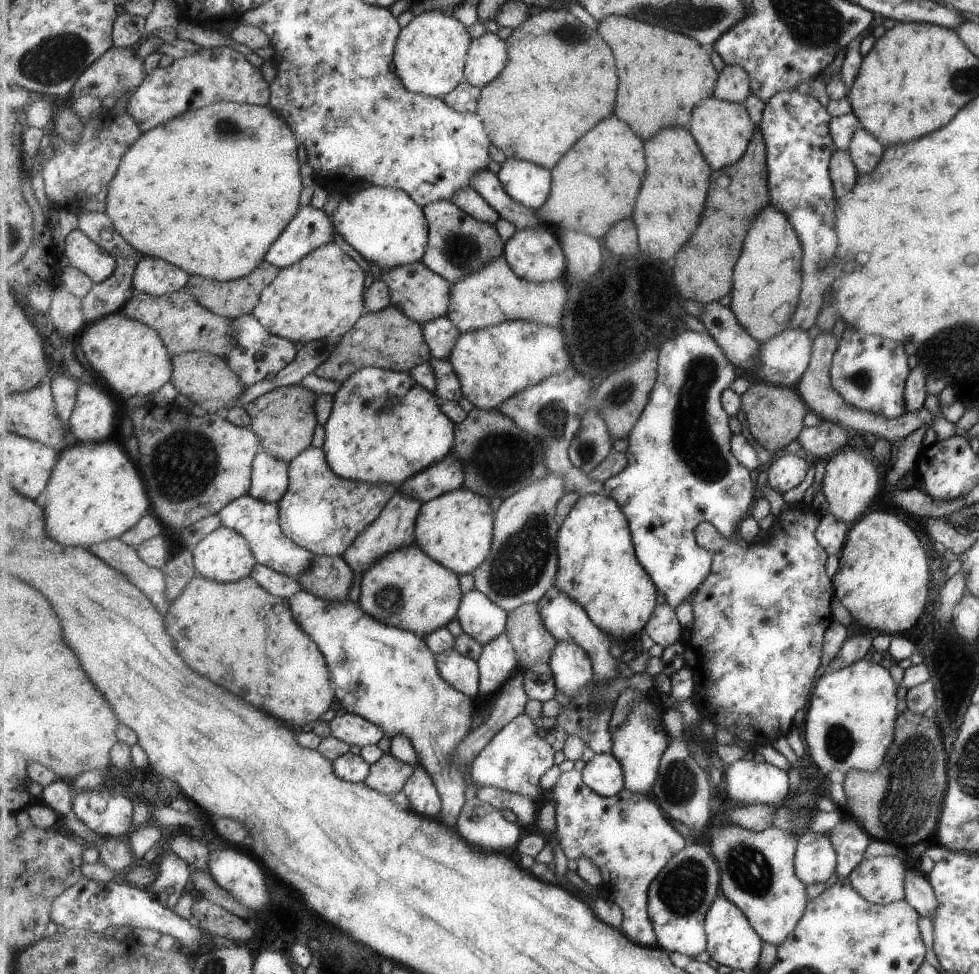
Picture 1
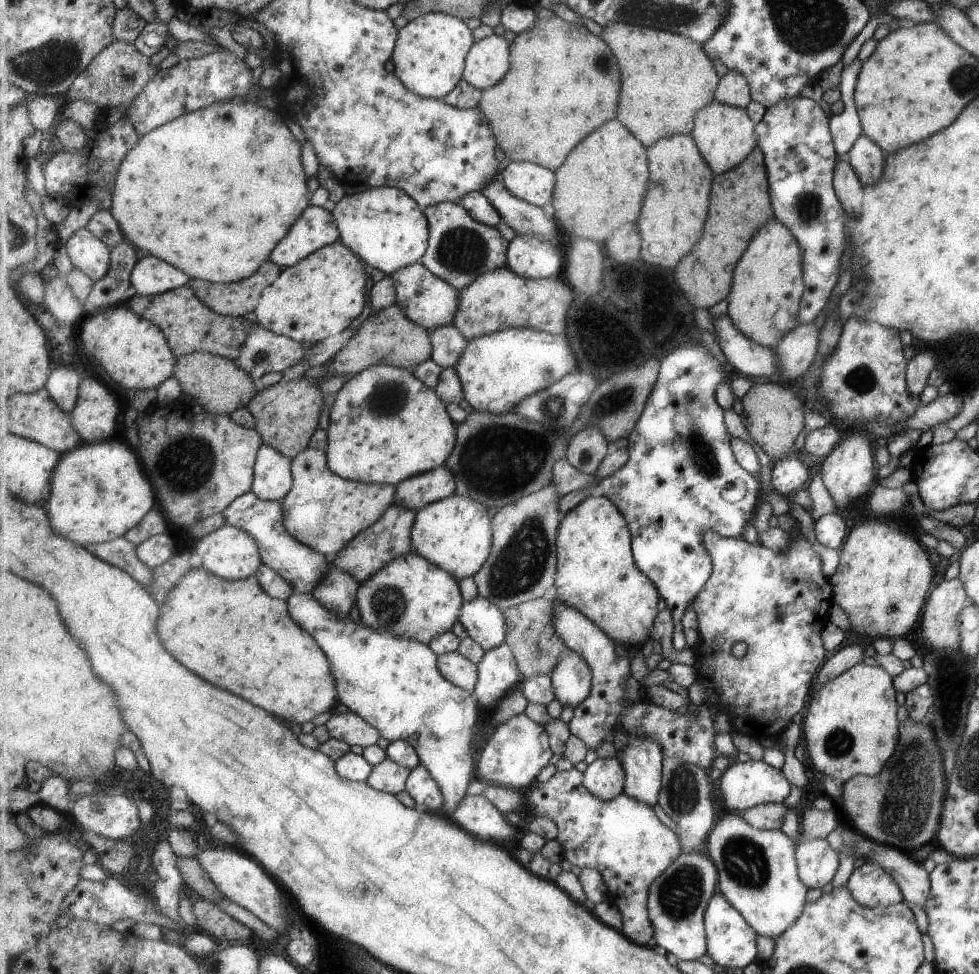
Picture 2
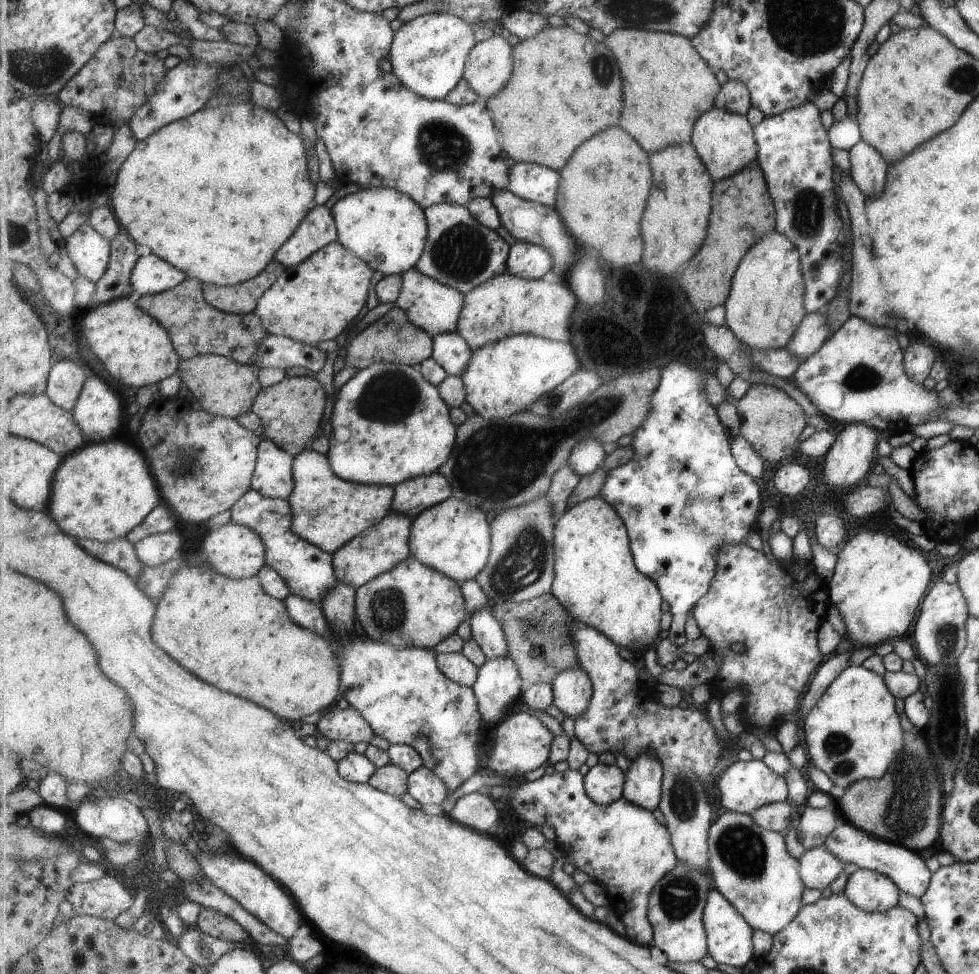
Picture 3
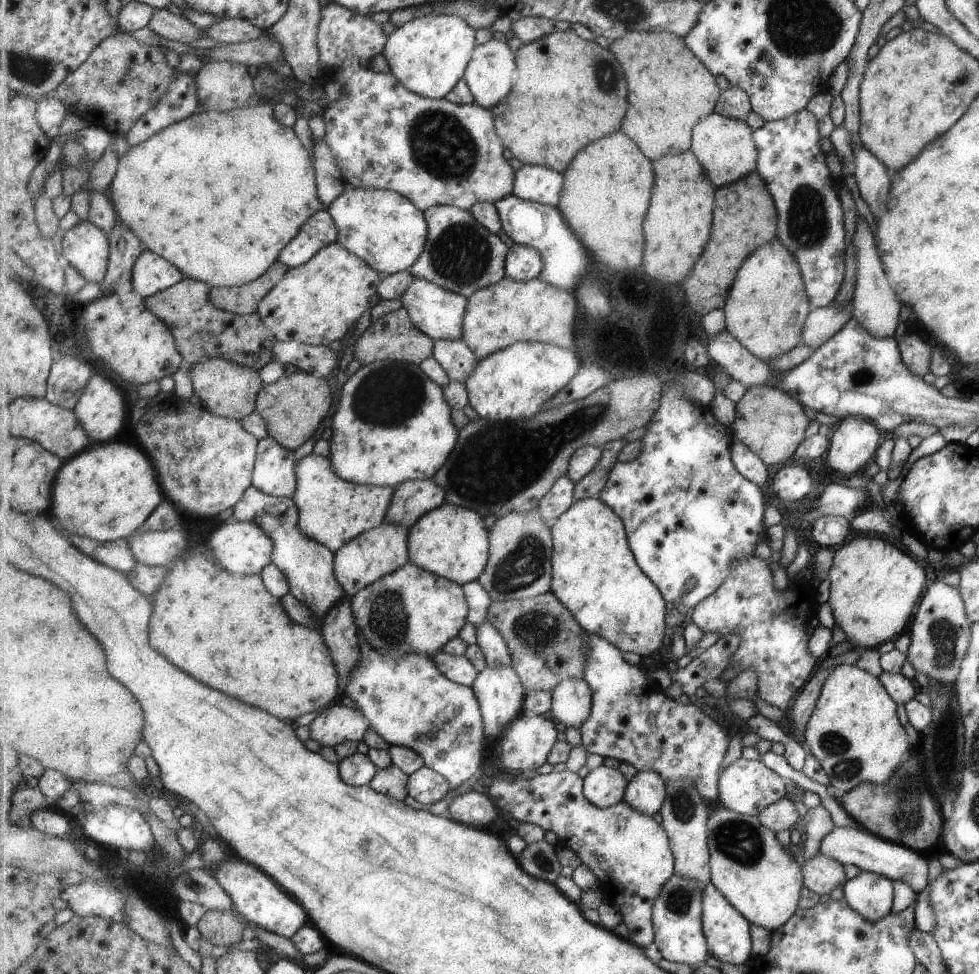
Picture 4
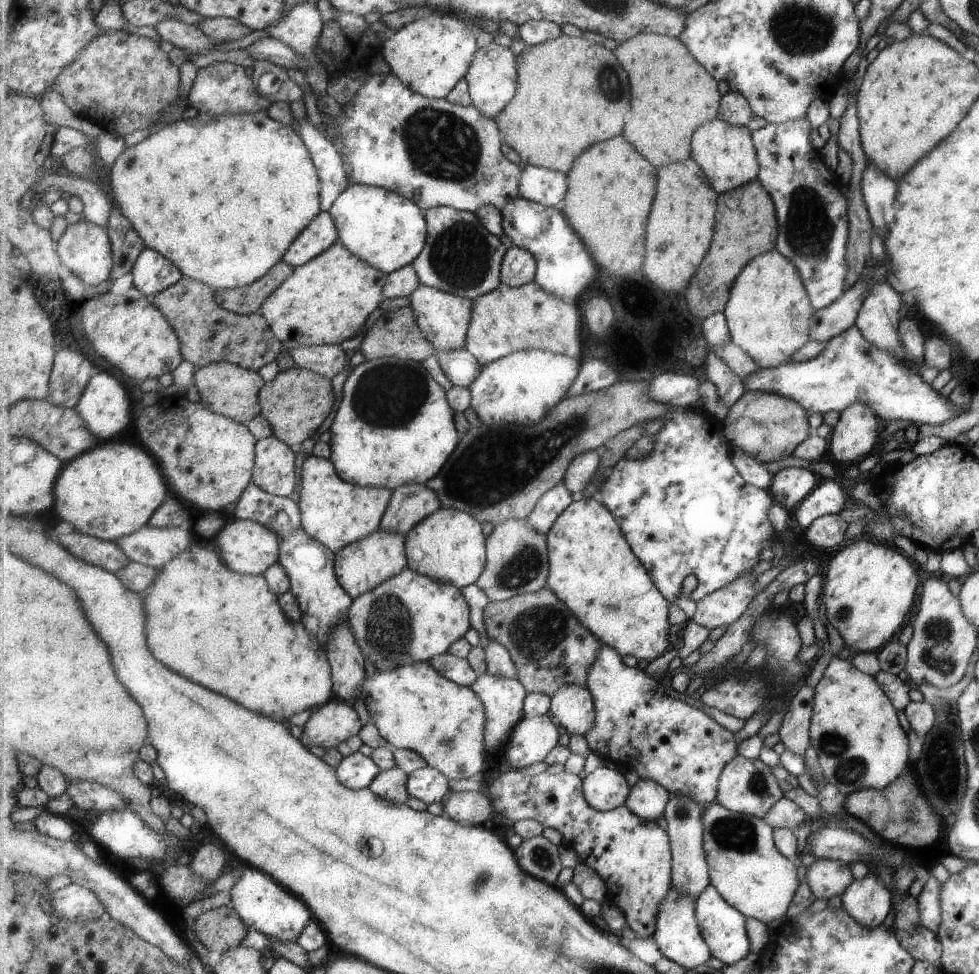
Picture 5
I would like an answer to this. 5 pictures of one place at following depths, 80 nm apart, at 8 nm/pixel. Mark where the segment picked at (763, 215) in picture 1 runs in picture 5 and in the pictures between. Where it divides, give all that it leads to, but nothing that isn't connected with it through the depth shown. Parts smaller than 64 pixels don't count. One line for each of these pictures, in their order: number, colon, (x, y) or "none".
2: (765, 302)
3: (766, 307)
4: (768, 305)
5: (769, 312)

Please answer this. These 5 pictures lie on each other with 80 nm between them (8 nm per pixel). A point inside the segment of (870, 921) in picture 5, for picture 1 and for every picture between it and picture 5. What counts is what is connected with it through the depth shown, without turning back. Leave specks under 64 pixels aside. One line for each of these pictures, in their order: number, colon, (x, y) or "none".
1: (880, 880)
2: (870, 885)
3: (871, 891)
4: (871, 895)

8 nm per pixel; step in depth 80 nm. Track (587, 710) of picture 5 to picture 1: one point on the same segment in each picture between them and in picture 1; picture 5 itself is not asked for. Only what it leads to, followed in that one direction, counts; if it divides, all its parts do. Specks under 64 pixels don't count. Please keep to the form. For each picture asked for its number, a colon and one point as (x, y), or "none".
1: (573, 669)
2: (572, 678)
3: (573, 689)
4: (572, 705)

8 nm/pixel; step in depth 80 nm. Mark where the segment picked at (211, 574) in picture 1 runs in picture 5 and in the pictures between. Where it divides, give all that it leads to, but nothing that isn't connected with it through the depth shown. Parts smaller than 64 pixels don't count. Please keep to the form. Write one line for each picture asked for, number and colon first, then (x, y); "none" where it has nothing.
2: (230, 553)
3: (235, 550)
4: (242, 547)
5: (247, 547)

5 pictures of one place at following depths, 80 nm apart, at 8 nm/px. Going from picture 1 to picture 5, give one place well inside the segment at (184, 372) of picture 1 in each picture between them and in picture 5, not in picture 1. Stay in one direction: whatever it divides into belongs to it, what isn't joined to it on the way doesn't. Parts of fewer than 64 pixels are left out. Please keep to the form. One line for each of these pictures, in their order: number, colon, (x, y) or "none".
2: (217, 383)
3: (224, 387)
4: (226, 388)
5: (225, 388)

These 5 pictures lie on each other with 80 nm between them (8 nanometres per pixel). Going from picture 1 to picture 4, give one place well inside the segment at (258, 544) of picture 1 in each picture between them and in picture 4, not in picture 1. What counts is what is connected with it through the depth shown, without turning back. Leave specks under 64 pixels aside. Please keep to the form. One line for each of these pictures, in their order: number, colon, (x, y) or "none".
2: (296, 562)
3: (309, 570)
4: (309, 565)

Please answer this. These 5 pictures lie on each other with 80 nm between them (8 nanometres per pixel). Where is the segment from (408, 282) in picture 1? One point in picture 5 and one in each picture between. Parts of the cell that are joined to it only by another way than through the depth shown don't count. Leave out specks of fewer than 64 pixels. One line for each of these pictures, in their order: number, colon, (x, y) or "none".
2: (431, 301)
3: (433, 306)
4: (440, 313)
5: (444, 318)

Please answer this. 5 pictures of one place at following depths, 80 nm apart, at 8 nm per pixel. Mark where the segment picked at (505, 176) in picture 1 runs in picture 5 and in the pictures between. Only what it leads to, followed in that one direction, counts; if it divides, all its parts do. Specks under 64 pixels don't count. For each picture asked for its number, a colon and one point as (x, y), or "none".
2: (535, 184)
3: (533, 182)
4: (538, 183)
5: (548, 187)

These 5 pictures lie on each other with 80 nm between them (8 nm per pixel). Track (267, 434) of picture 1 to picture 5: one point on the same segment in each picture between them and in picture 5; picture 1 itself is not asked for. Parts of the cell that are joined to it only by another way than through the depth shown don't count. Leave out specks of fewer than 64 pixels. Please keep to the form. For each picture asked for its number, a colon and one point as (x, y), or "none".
2: (287, 413)
3: (292, 410)
4: (294, 406)
5: (296, 403)

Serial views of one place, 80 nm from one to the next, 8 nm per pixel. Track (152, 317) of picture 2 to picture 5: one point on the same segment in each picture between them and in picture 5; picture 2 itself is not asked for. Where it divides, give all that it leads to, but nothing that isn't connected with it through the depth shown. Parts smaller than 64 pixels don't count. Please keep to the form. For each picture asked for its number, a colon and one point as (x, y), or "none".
3: (198, 328)
4: (203, 331)
5: (209, 333)

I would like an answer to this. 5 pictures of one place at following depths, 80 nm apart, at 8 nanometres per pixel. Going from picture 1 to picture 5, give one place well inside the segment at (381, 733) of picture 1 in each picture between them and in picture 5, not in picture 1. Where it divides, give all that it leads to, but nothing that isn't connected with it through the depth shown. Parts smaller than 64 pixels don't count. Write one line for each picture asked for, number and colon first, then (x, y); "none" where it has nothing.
2: (350, 727)
3: (349, 725)
4: (335, 724)
5: (335, 722)

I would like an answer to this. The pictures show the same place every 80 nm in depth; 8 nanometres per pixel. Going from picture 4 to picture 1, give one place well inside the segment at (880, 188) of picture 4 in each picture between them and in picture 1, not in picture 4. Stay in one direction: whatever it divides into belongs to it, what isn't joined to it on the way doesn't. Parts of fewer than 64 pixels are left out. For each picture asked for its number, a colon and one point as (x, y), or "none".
1: (864, 150)
2: (866, 159)
3: (867, 169)

